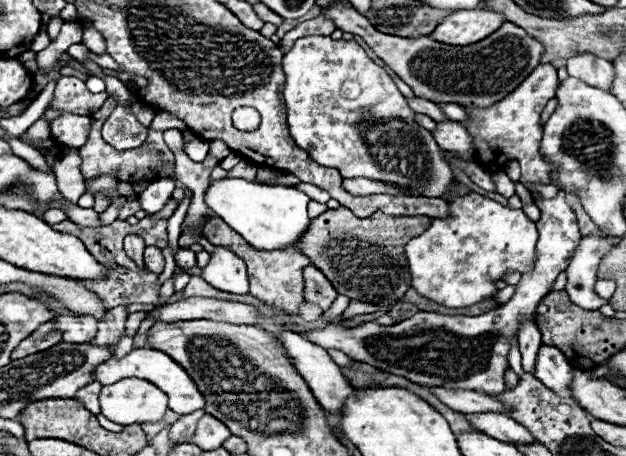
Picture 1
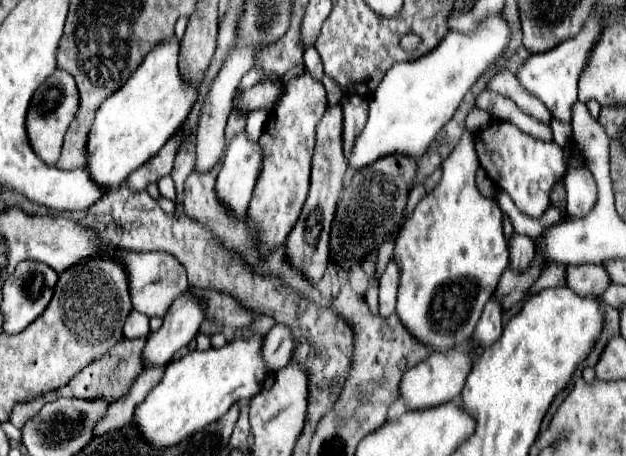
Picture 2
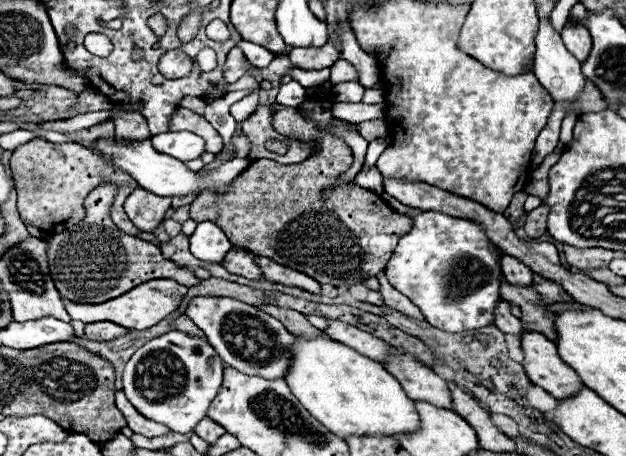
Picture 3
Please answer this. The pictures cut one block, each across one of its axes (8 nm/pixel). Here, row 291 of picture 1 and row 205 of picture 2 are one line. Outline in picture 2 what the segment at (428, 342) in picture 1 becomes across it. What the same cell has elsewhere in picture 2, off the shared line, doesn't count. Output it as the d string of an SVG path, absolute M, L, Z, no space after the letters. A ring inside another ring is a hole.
M500 120L490 124L488 128L478 132L476 138L476 154L480 158L482 168L486 174L510 194L514 204L520 212L538 218L546 212L546 208L552 204L550 194L552 188L564 178L566 166L564 166L564 148L558 146L554 140L538 140L526 132L522 132L512 122Z

